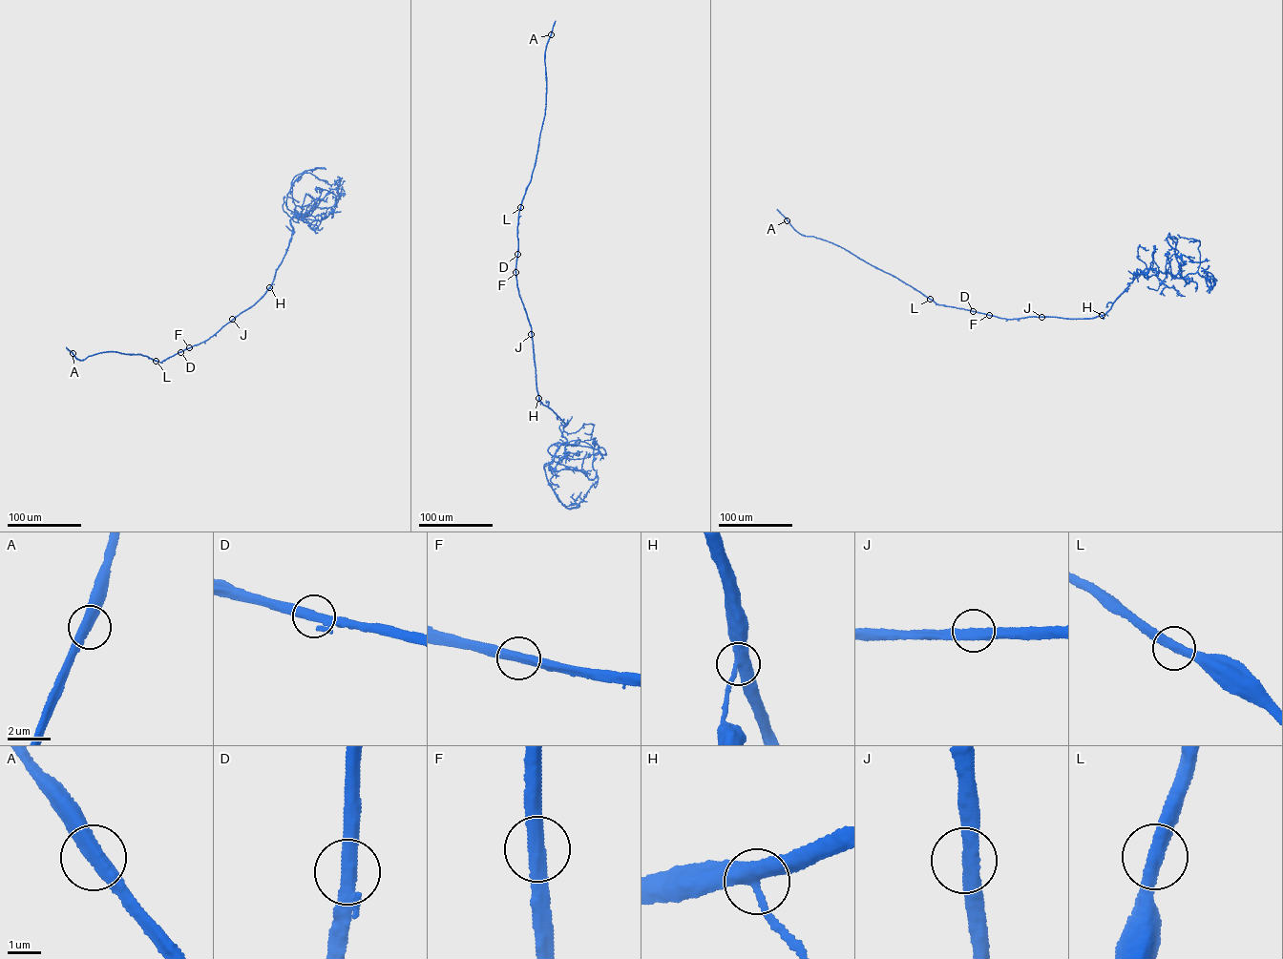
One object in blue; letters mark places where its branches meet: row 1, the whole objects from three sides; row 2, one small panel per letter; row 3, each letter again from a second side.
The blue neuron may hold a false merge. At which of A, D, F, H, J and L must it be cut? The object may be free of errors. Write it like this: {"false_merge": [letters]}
{"false_merge": []}

